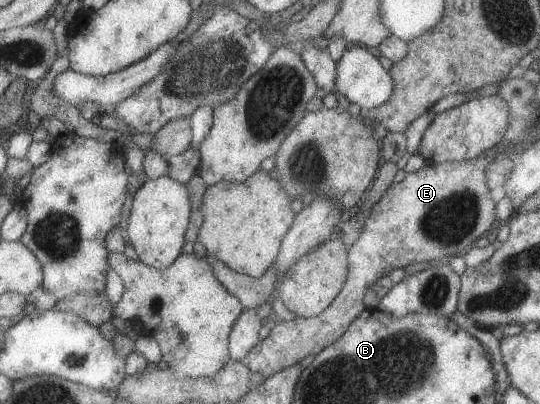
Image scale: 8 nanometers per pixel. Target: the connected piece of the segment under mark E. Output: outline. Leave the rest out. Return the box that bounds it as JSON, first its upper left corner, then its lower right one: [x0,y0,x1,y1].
[243,155,495,378]

